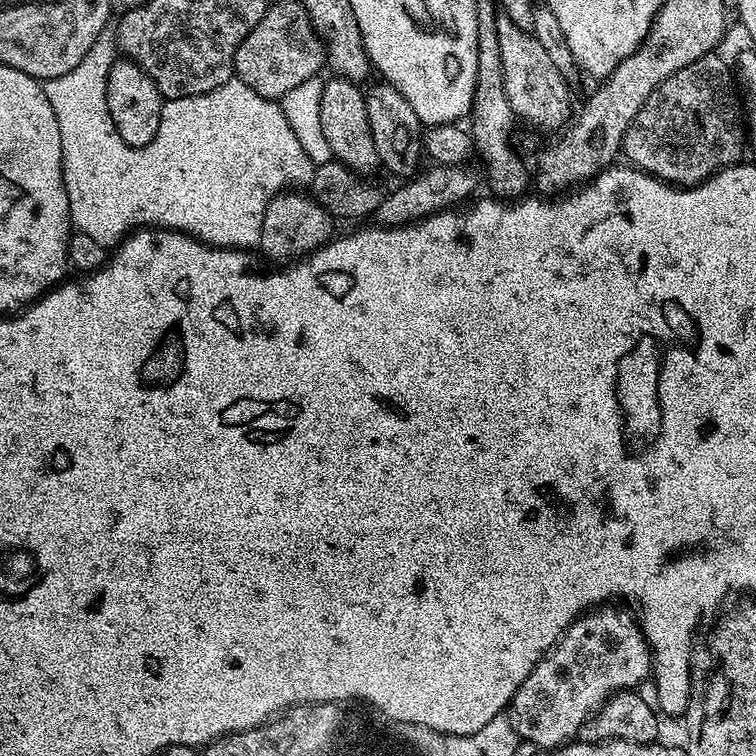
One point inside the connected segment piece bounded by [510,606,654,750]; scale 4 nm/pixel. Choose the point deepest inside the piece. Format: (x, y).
(603, 651)

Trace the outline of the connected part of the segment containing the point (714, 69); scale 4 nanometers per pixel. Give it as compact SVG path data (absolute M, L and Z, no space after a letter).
M709 54L698 58L698 62L690 62L690 66L682 66L678 74L670 74L666 82L662 82L646 98L642 110L630 122L630 130L624 135L622 156L631 167L647 172L649 176L657 176L669 184L691 186L709 180L723 168L730 168L741 163L740 156L746 149L746 113L742 107L742 96L738 91L738 81L733 69L720 54Z

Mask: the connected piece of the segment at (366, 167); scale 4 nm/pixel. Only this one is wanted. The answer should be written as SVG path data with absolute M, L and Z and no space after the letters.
M343 78L335 82L336 89L333 92L331 89L324 112L328 145L333 153L336 151L335 159L361 174L381 171L384 168L384 147L380 144L374 108L369 97L360 89L363 87L359 83L349 82Z

